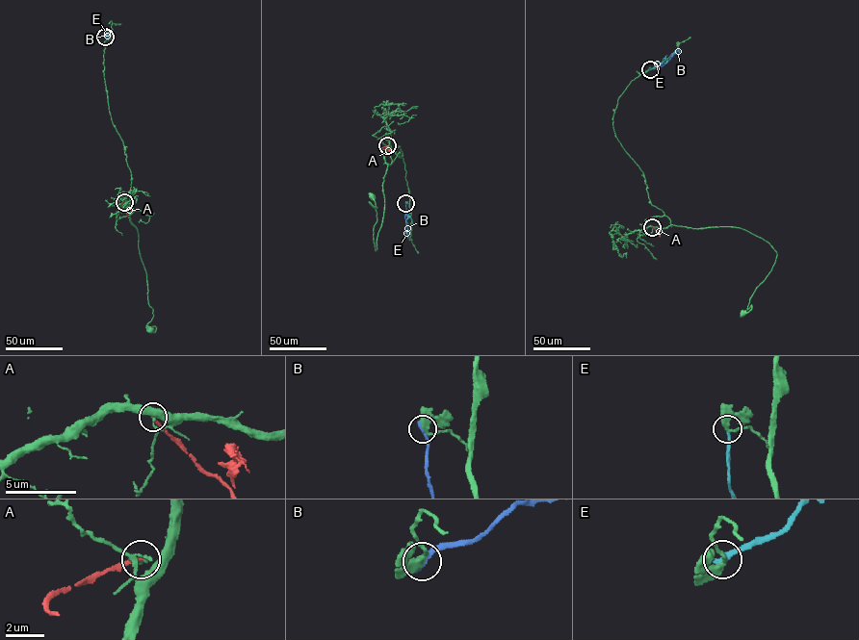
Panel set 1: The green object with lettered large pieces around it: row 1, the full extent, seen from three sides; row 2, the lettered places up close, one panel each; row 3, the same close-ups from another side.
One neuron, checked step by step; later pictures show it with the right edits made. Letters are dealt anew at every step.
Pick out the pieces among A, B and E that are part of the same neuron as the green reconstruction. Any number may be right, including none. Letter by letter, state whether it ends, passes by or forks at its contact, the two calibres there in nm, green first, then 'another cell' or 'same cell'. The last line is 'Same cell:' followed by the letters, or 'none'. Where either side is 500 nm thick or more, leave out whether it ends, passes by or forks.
A: it ends there; 180 nm thick on the green side, 190 nm on the other; another cell
B: it ends there; 380 nm thick on the green side, 300 nm on the other; another cell
E: it ends there; 480 nm thick on the green side, 280 nm on the other; another cell
Same cell: none

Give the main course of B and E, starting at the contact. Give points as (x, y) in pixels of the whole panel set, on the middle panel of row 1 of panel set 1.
B: (405, 203), (407, 237)
E: (405, 203), (406, 234)

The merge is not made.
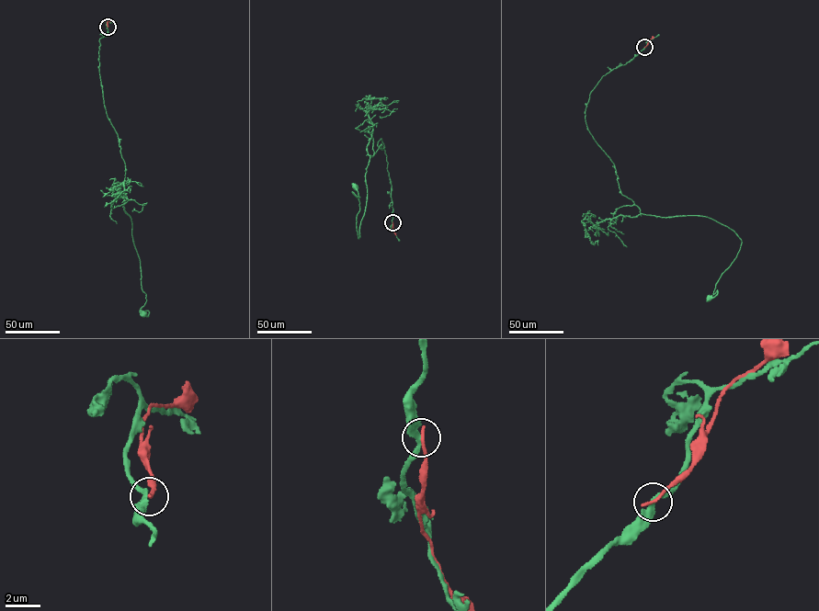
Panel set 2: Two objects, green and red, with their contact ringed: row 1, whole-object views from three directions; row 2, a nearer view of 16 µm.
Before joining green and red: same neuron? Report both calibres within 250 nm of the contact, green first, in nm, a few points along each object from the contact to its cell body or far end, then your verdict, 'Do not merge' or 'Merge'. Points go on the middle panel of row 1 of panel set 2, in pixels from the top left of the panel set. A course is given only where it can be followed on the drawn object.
Thickness 300 nm (green) against 200 nm. Course of green: (392, 222), (381, 139), (382, 149), (369, 156), (366, 169), (358, 238), (354, 186). Course of red: (392, 222), (395, 234). Do not merge

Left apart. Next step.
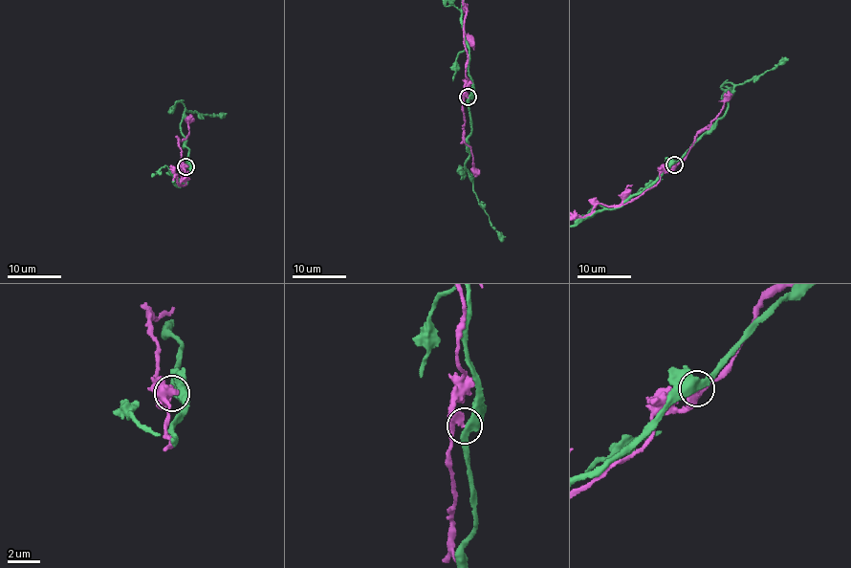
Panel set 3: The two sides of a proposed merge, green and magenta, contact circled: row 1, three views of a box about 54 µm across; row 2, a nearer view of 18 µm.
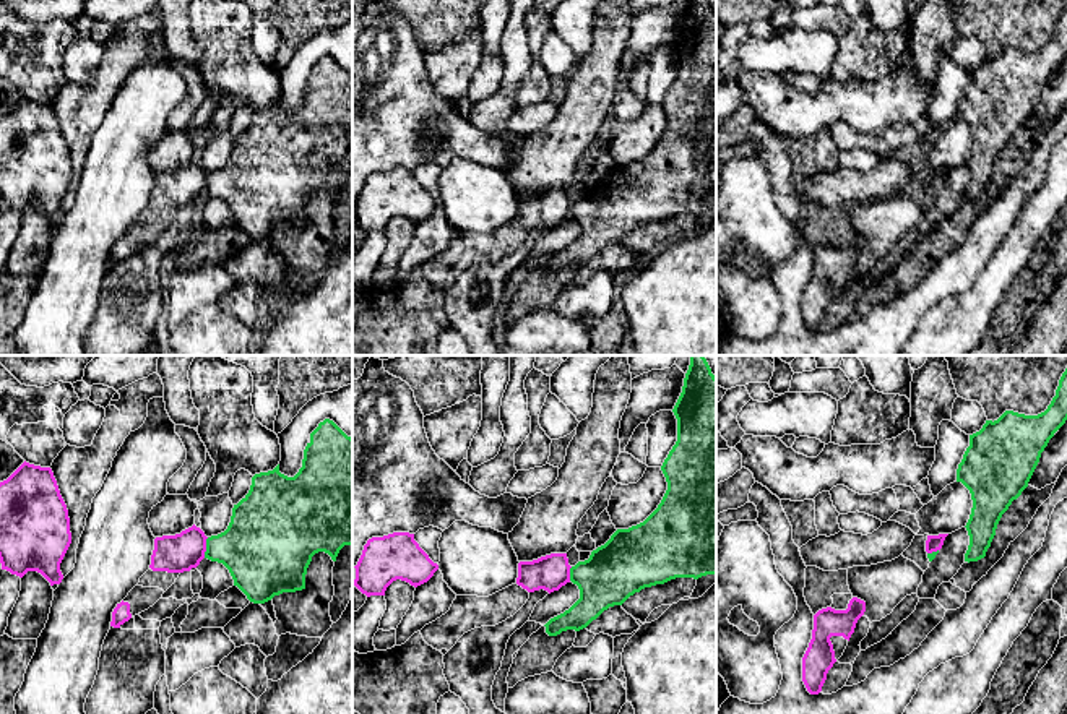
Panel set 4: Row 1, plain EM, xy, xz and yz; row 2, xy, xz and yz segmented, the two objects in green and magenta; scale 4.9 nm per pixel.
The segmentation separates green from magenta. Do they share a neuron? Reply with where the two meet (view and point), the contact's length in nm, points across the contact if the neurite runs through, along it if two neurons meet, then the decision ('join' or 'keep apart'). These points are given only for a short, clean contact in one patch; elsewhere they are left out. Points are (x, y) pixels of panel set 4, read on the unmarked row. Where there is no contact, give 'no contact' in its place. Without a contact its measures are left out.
contact xy (207, 184); length 110 nm; border xy (208, 174), (203, 193); keep apart

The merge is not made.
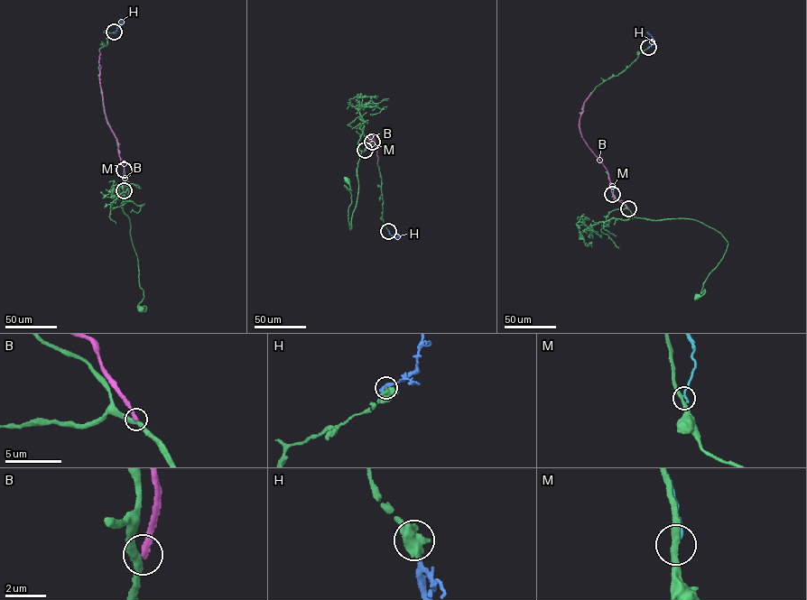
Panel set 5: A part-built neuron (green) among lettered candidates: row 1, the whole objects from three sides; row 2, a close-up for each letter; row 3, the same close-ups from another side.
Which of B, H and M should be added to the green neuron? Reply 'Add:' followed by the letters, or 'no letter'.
Add: no letter

